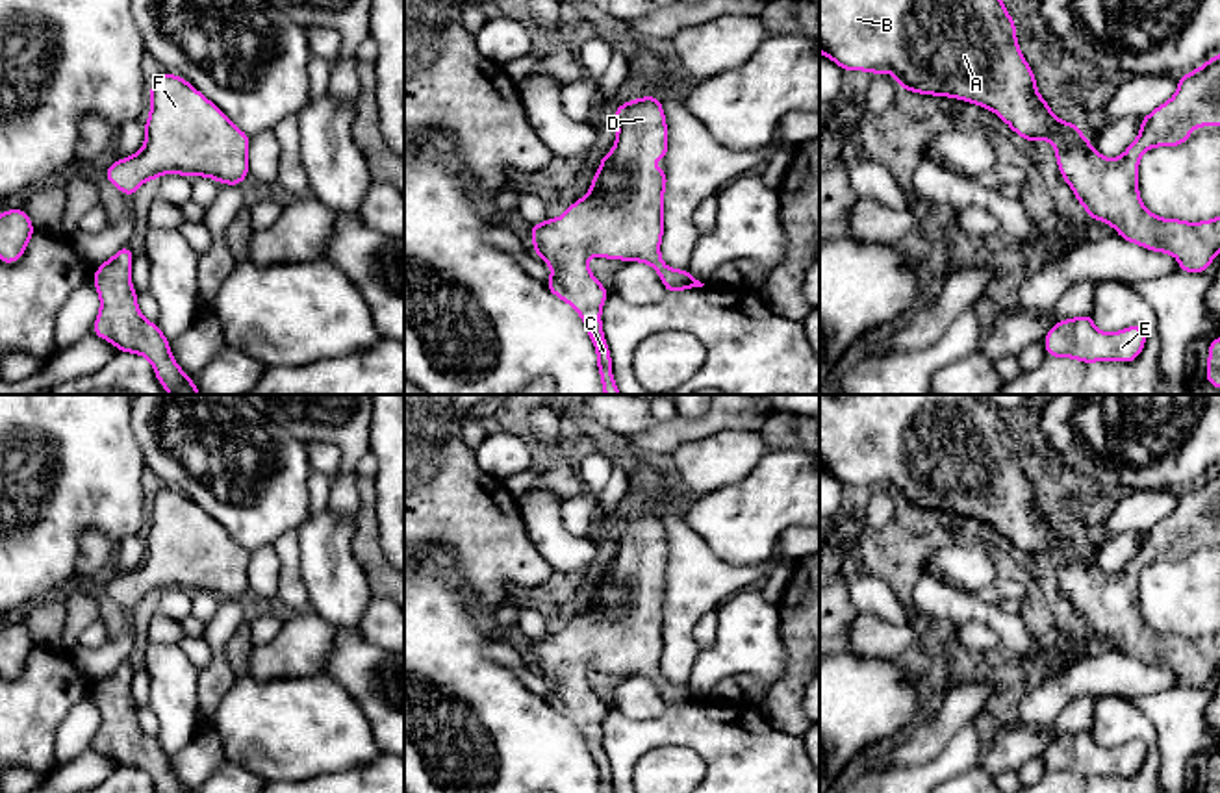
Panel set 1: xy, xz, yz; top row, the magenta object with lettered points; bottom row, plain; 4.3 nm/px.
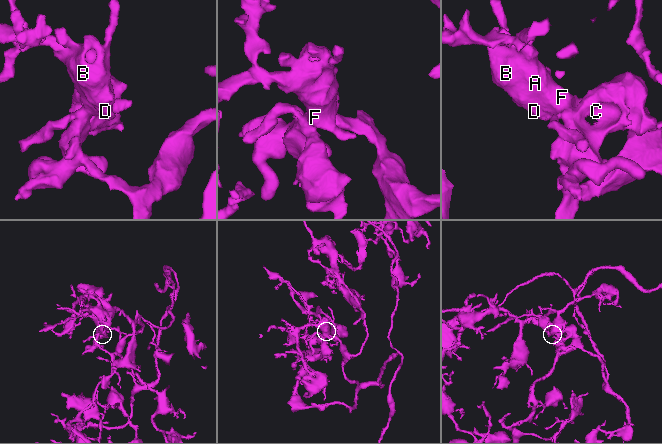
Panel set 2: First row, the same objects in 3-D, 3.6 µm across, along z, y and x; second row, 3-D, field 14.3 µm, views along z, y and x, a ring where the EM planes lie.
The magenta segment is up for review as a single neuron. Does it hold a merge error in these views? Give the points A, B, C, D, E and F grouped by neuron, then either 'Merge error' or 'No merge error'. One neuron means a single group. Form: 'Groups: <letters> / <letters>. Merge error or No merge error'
Groups: A B C D E F. No merge error

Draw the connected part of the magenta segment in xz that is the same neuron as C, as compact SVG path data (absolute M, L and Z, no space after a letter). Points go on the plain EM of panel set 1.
M642 511L638 515L627 515L616 522L612 535L617 539L617 552L612 567L601 571L601 582L591 595L588 610L573 617L560 634L547 634L530 641L530 658L536 663L536 671L553 684L545 700L580 730L597 767L601 793L614 793L612 771L601 743L601 724L608 708L588 684L590 671L647 678L658 687L667 708L705 700L690 686L667 682L660 671L667 585L658 585L651 578L653 574L667 573L667 539L660 513Z

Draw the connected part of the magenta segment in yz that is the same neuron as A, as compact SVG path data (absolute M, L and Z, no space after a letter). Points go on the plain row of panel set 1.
M820 395L820 469L842 485L888 487L901 506L986 522L1031 558L1048 554L1062 595L1088 632L1111 639L1129 658L1176 671L1179 687L1205 687L1220 669L1220 632L1201 637L1161 634L1142 621L1138 608L1138 576L1146 565L1179 561L1194 543L1220 541L1220 469L1181 491L1176 510L1140 534L1138 552L1112 574L1090 561L1077 537L1051 528L1020 467L1016 439L1003 413L981 395Z

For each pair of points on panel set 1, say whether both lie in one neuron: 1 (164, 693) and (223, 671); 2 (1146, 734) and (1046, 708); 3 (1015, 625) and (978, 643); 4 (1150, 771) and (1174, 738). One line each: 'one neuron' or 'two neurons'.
1: two neurons
2: two neurons
3: two neurons
4: two neurons

